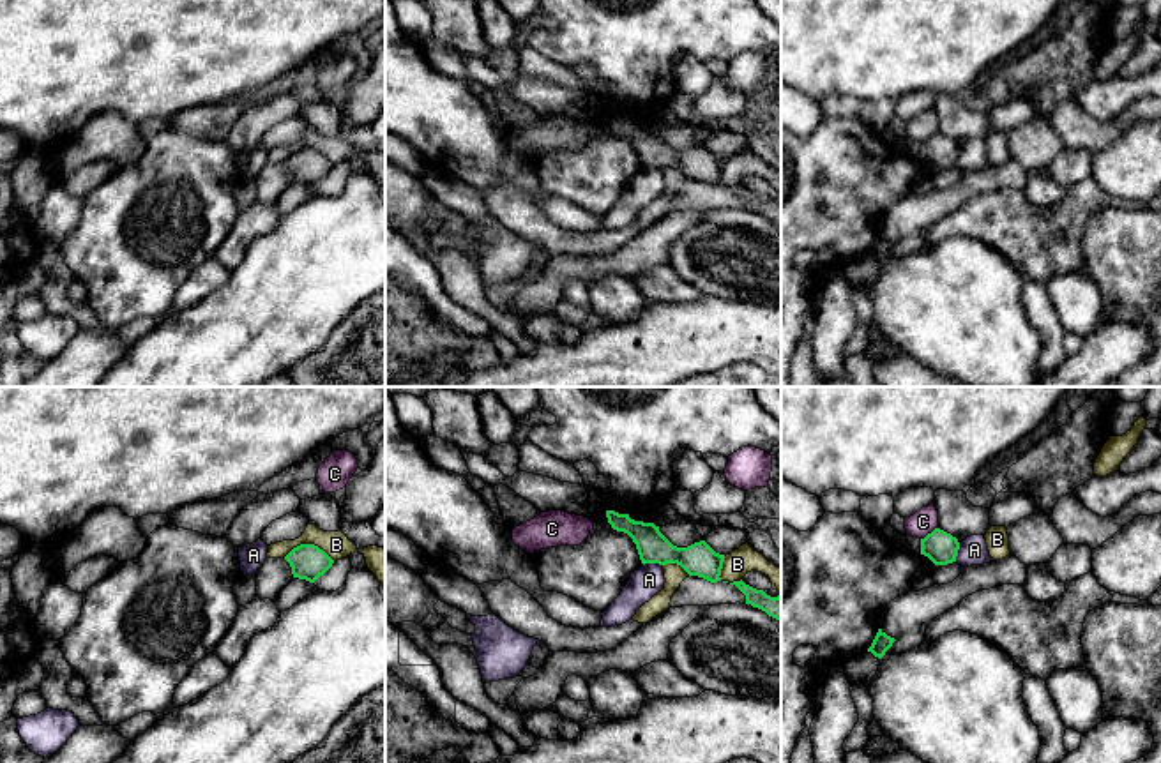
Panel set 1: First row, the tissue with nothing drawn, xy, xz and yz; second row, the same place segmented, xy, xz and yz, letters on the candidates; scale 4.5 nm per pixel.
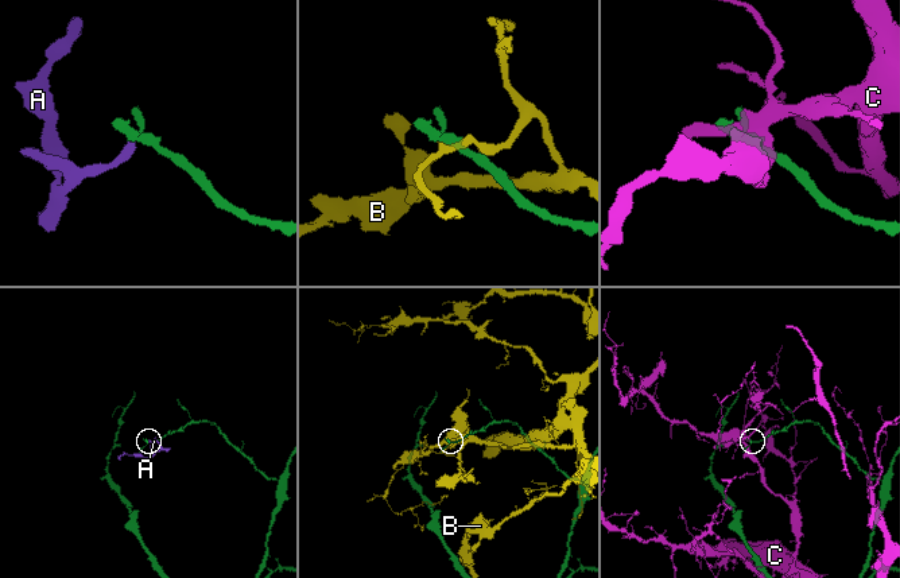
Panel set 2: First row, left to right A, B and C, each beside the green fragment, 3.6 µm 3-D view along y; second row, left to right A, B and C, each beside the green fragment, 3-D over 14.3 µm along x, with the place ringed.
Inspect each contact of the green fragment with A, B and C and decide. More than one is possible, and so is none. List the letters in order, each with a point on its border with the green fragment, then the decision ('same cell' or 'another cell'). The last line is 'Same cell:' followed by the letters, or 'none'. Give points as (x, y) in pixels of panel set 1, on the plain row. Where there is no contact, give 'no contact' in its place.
A: meets green in xz at (652, 166); another cell
B: meets green in xy at (310, 149); another cell
C: meets green in yz at (928, 138); another cell
Same cell: none

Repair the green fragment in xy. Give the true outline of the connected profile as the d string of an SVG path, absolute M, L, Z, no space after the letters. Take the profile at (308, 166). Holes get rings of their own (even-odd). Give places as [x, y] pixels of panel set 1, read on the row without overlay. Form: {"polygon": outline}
{"polygon": "M300 148L293 152L285 164L292 171L293 182L315 187L334 168L334 164L315 148Z"}

